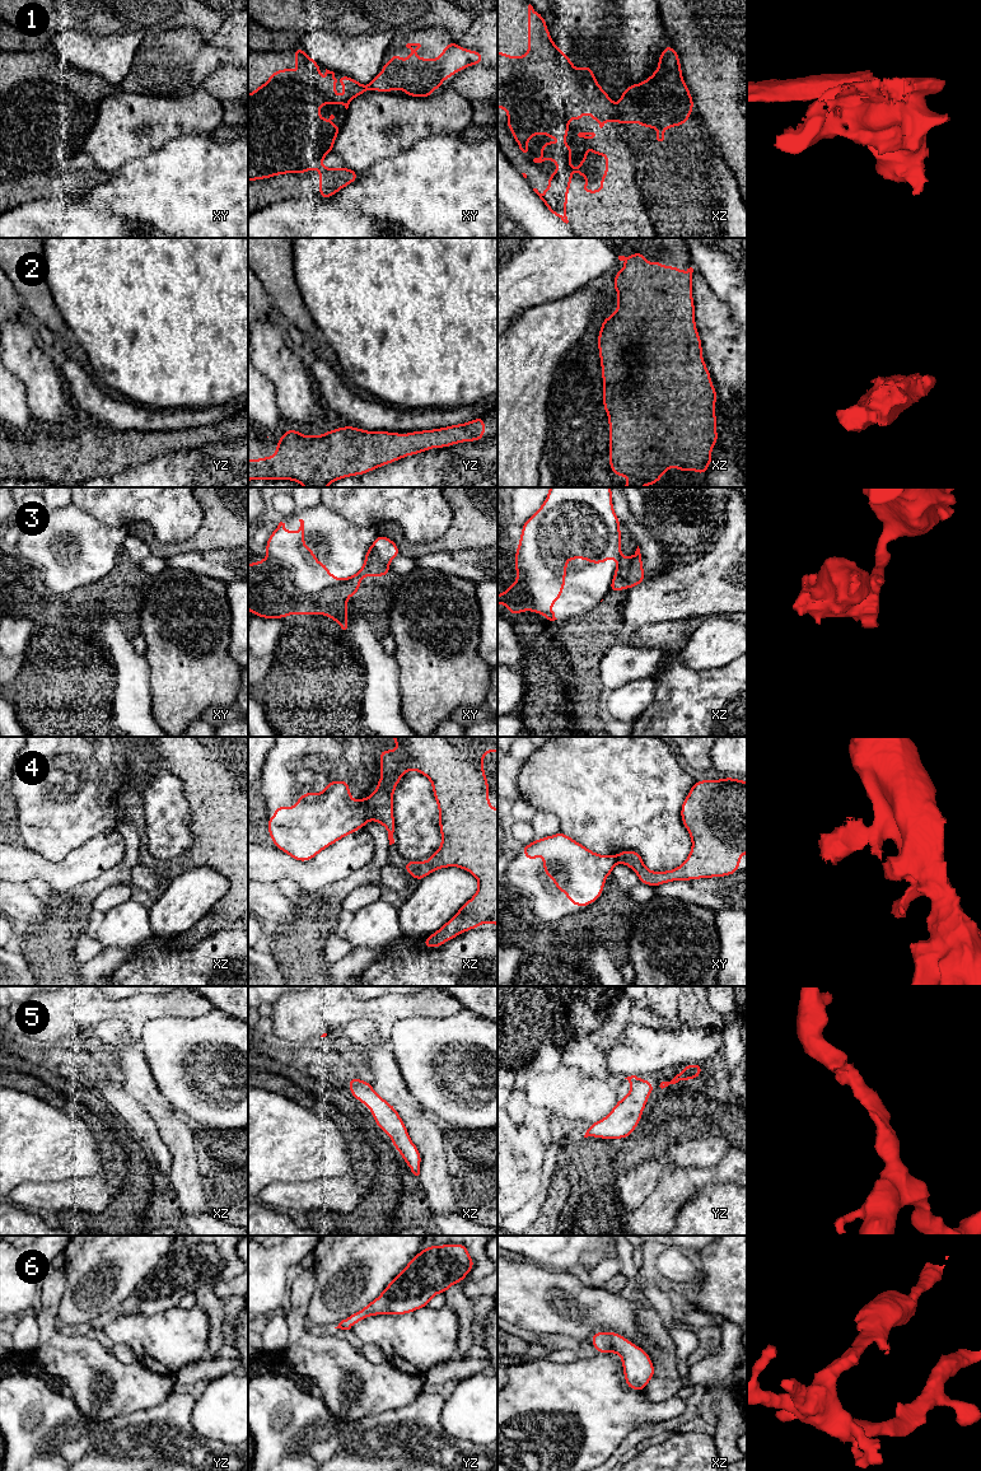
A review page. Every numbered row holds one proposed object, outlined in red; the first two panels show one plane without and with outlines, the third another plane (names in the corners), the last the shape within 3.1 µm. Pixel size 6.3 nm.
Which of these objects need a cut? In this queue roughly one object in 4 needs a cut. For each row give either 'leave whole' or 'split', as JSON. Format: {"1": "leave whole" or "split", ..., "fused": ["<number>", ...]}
{"1": "split", "2": "leave whole", "3": "split", "4": "split", "5": "leave whole", "6": "split", "fused": ["1", "3", "4", "6"]}

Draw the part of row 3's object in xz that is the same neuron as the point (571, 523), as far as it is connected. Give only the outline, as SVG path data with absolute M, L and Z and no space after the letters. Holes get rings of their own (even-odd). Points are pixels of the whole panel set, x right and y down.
M550 487L541 508L522 527L514 559L517 583L503 594L497 594L497 604L505 604L510 617L533 611L550 621L557 620L550 604L561 602L560 593L565 589L567 559L604 564L607 559L615 557L617 566L608 592L630 589L627 583L630 559L621 554L620 524L612 505L611 487Z

